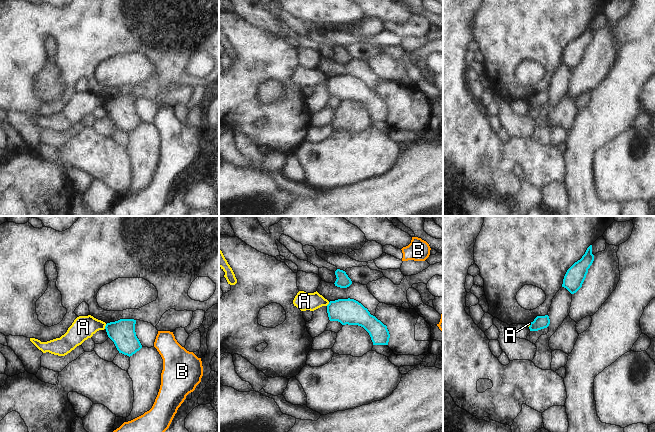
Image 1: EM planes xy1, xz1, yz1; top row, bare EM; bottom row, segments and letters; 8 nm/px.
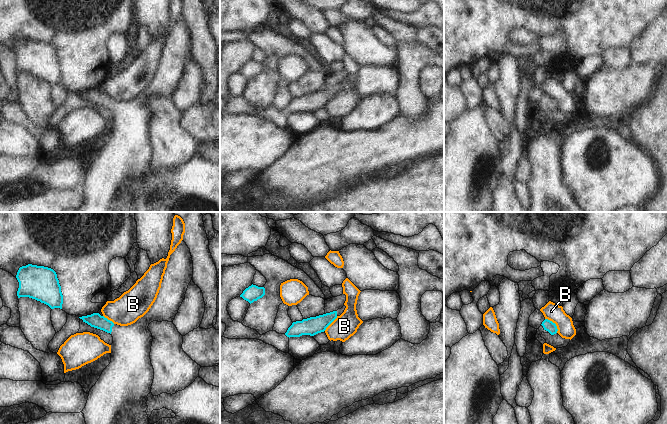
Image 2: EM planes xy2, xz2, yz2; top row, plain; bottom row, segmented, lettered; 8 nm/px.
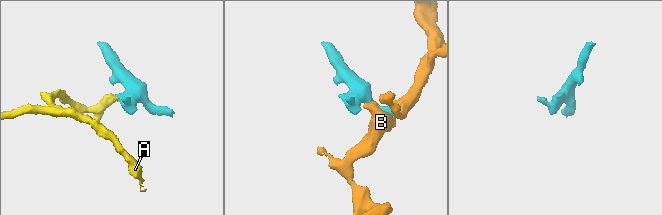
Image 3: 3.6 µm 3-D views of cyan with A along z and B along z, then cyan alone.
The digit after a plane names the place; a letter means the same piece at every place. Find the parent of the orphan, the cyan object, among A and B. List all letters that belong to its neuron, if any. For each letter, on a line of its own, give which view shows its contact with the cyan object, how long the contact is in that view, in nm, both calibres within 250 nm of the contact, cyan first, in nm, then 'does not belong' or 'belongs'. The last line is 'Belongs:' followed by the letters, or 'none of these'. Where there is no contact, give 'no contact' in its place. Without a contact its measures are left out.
A: xy1 | 40 nm | 200/190 nm | does not belong
B: yz2 | 160 nm | 90/140 nm | does not belong
Belongs: none of these

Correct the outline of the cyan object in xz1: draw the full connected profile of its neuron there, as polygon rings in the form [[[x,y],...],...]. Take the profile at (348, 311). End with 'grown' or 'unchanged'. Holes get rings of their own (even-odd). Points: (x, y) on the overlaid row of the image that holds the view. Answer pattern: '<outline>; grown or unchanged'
[[[350,298],[330,301],[327,313],[330,321],[363,327],[369,333],[373,345],[388,345],[390,334],[387,326],[358,301]]]; unchanged

